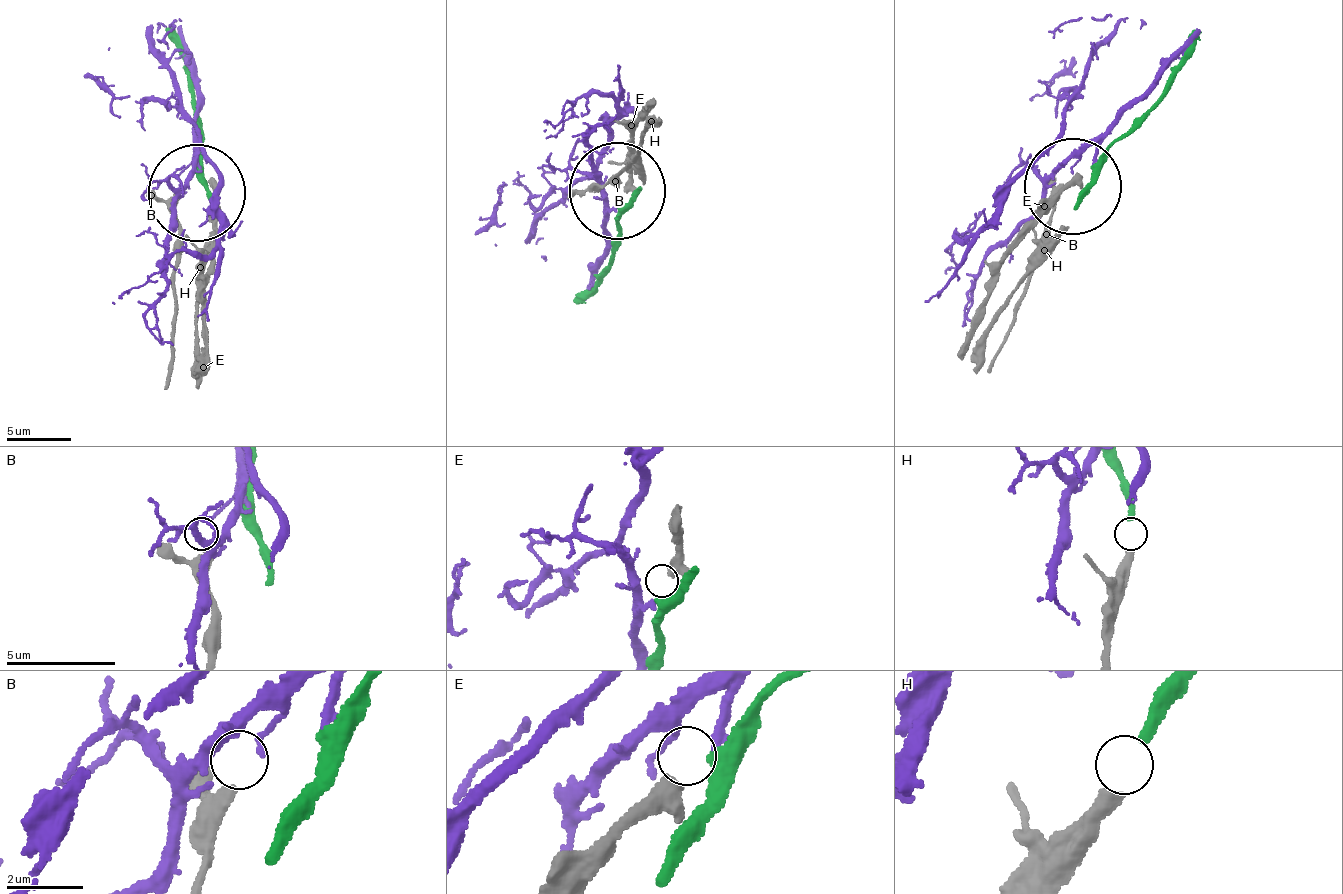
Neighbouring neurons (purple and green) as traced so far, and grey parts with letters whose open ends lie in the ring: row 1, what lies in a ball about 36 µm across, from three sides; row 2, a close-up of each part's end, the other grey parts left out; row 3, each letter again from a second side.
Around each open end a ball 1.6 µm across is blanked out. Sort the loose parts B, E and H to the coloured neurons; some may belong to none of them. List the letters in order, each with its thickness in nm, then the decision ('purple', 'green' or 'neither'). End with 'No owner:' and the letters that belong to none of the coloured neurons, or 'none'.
B: 280 nm | neither
E: 550 nm | neither
H: 380 nm | green
No owner: B, E

